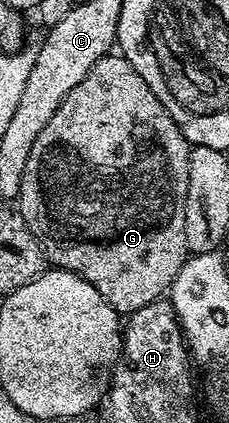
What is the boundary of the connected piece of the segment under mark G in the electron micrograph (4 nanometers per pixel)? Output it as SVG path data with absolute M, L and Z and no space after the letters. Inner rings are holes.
M111 53L103 57L90 70L88 77L84 77L82 84L74 89L60 105L60 109L54 114L53 131L54 155L50 151L43 153L42 160L38 163L38 176L31 183L29 180L20 192L20 200L22 199L20 214L26 219L28 229L32 229L32 233L41 241L47 260L55 268L71 271L73 275L87 279L119 313L133 313L139 311L144 305L159 302L169 292L174 279L188 258L184 221L186 220L191 144L186 142L186 137L182 134L178 122L170 116L166 104L148 85L148 81L130 64L130 60L121 53Z

